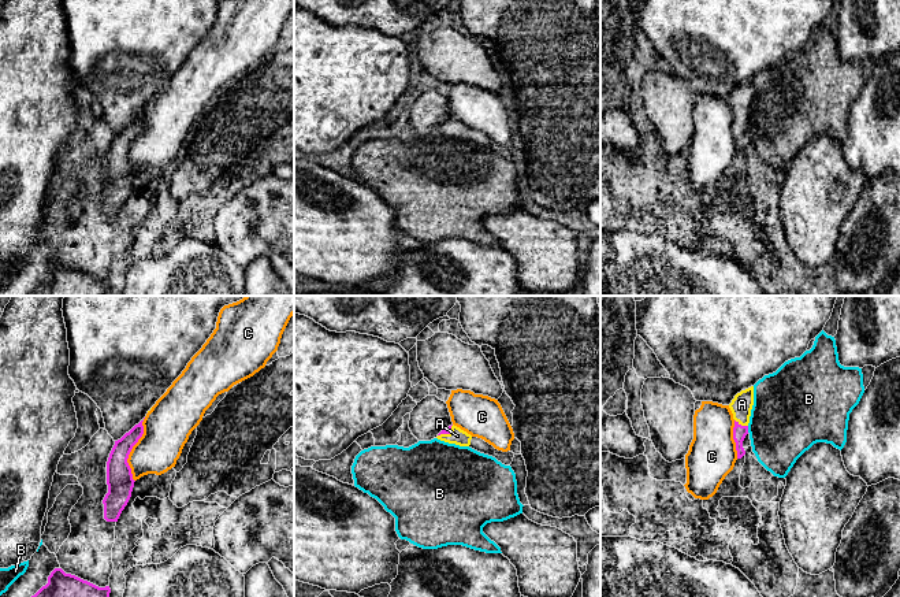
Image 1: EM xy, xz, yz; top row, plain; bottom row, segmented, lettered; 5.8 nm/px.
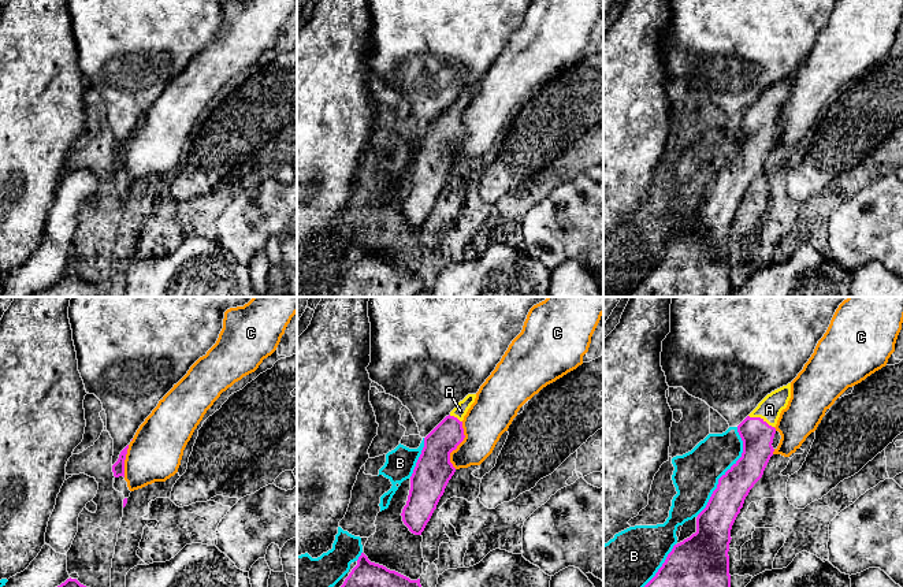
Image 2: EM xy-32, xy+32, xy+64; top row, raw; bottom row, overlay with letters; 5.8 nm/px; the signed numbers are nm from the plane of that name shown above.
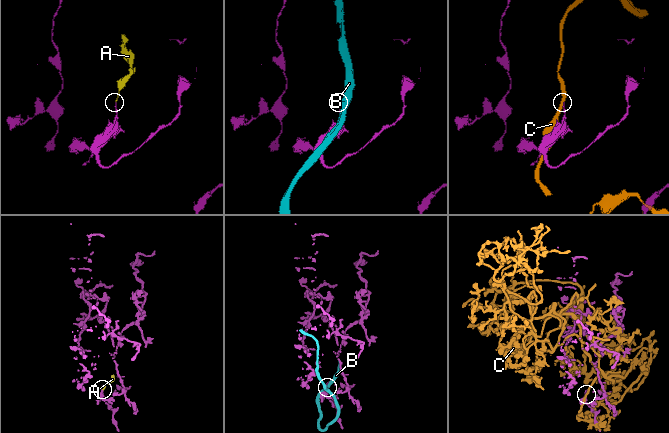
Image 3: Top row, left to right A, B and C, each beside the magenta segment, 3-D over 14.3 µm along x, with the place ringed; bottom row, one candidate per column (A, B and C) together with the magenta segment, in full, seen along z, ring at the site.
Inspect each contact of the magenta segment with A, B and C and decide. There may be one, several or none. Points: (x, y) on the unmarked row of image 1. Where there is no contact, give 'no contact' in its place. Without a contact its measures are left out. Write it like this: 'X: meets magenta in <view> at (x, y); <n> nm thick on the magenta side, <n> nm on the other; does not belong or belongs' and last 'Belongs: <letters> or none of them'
A: meets magenta in yz at (740, 118); 80 nm thick on the magenta side, 120 nm on the other; belongs
B: meets magenta in yz at (747, 122); 80 nm thick on the magenta side, 440 nm on the other; does not belong
C: meets magenta in xy at (131, 141); 160 nm thick on the magenta side, 280 nm on the other; does not belong
Belongs: A

